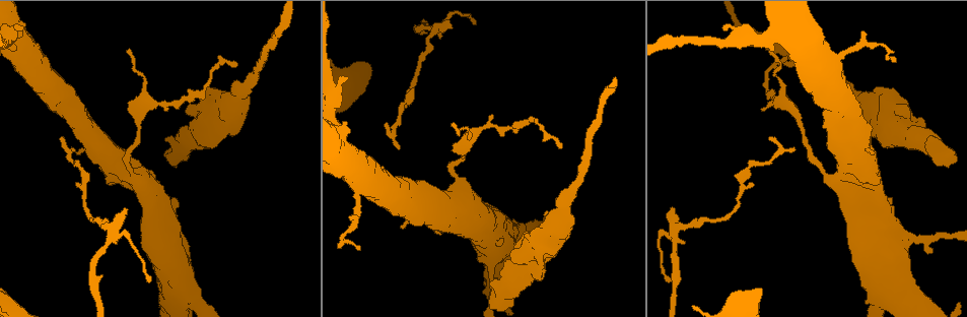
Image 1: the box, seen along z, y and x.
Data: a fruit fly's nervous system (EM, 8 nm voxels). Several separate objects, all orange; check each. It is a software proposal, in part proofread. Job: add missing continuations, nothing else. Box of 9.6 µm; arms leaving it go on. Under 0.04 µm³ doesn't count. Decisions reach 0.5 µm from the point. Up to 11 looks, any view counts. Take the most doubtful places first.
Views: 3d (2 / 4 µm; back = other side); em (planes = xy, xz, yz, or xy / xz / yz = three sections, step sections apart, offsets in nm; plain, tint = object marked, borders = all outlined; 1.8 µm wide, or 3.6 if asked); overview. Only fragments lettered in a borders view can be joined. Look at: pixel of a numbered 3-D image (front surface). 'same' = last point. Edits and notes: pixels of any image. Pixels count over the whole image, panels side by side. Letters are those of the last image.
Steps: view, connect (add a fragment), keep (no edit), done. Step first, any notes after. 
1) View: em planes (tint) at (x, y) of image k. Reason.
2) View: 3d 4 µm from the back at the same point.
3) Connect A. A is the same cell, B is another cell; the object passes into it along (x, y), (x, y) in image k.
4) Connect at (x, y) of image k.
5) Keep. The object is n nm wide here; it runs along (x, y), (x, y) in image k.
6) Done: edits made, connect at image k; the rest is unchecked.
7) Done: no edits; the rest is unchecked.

View: em planes (tint) at (447, 25) of image 1. An open end.

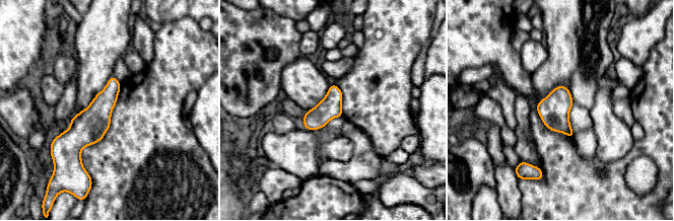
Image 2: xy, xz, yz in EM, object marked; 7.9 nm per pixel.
View: em planes (borders) at the same point. What lies round it.

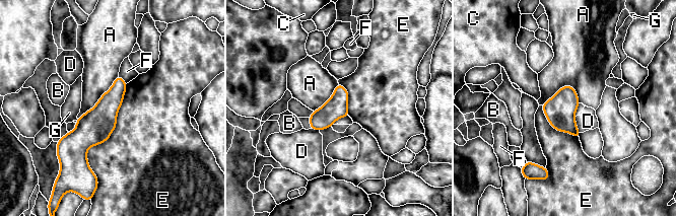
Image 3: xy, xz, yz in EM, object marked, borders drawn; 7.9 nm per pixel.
Keep. The longest contact is with E, 800 nm; A, B, C, D, E, F and G are other cells; a border runs along (127, 83), (96, 176) in image 3; no lettered fragment goes on from it.

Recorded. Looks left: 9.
View: 3d 4 µm at (208, 89) of image 1. Thick end.

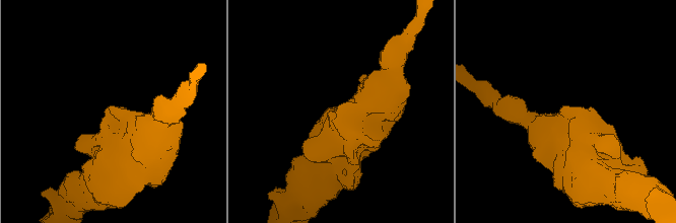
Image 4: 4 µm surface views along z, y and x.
View: em yz step 4 (tint) at (561, 107) of image 4.

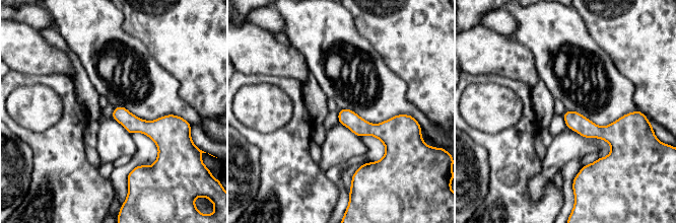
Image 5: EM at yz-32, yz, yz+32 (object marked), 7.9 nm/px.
View: em planes (borders) at the same point.

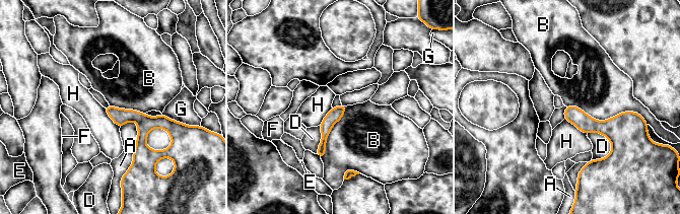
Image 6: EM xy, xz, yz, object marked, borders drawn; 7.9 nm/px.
Keep. A, B, D, E, F, G and H are other cells; none of them fits.

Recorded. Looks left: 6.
View: 3d 4 µm at (509, 306) of image 1. Long arm stops here.

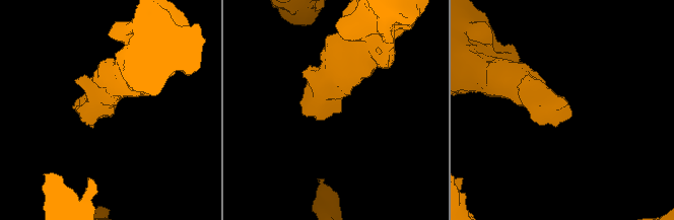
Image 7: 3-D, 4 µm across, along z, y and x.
View: em planes (borders) at (566, 113) of image 7. Shape alone is not enough.

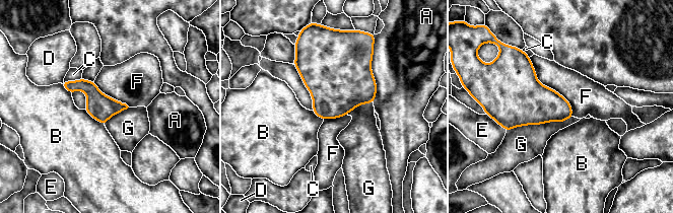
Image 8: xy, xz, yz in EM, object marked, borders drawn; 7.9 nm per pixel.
Keep. A, B, C, D, E, F and G are other cells; a border runs along (529, 57), (573, 116) in image 8; none of them fits.

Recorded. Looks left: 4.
View: em planes (borders) at (793, 147) of image 1. Tapers out.

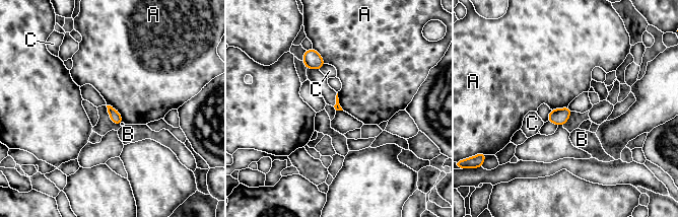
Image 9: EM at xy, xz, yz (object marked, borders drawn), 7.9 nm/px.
Keep. A, B and C are other cells; a border runs along (107, 104), (120, 114), (123, 122) in image 9; no lettered fragment goes on from it.

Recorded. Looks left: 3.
Done: no edits; the rest is unchecked.

